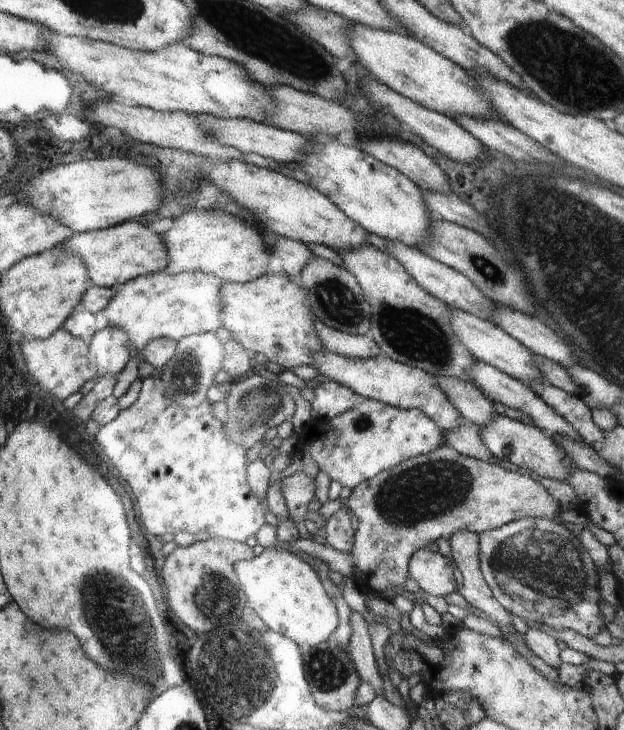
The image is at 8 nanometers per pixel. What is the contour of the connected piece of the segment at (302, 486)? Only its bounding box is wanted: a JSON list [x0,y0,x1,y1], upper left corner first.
[280,472,314,523]

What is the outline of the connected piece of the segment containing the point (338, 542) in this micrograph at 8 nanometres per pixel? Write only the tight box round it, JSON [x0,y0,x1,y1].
[322,509,354,554]

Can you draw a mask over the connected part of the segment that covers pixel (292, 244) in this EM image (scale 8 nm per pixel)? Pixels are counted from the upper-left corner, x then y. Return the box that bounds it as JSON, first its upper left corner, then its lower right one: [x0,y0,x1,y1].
[274,238,314,281]

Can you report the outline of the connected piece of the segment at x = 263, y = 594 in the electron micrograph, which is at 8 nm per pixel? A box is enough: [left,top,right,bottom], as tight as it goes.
[237,547,339,647]

